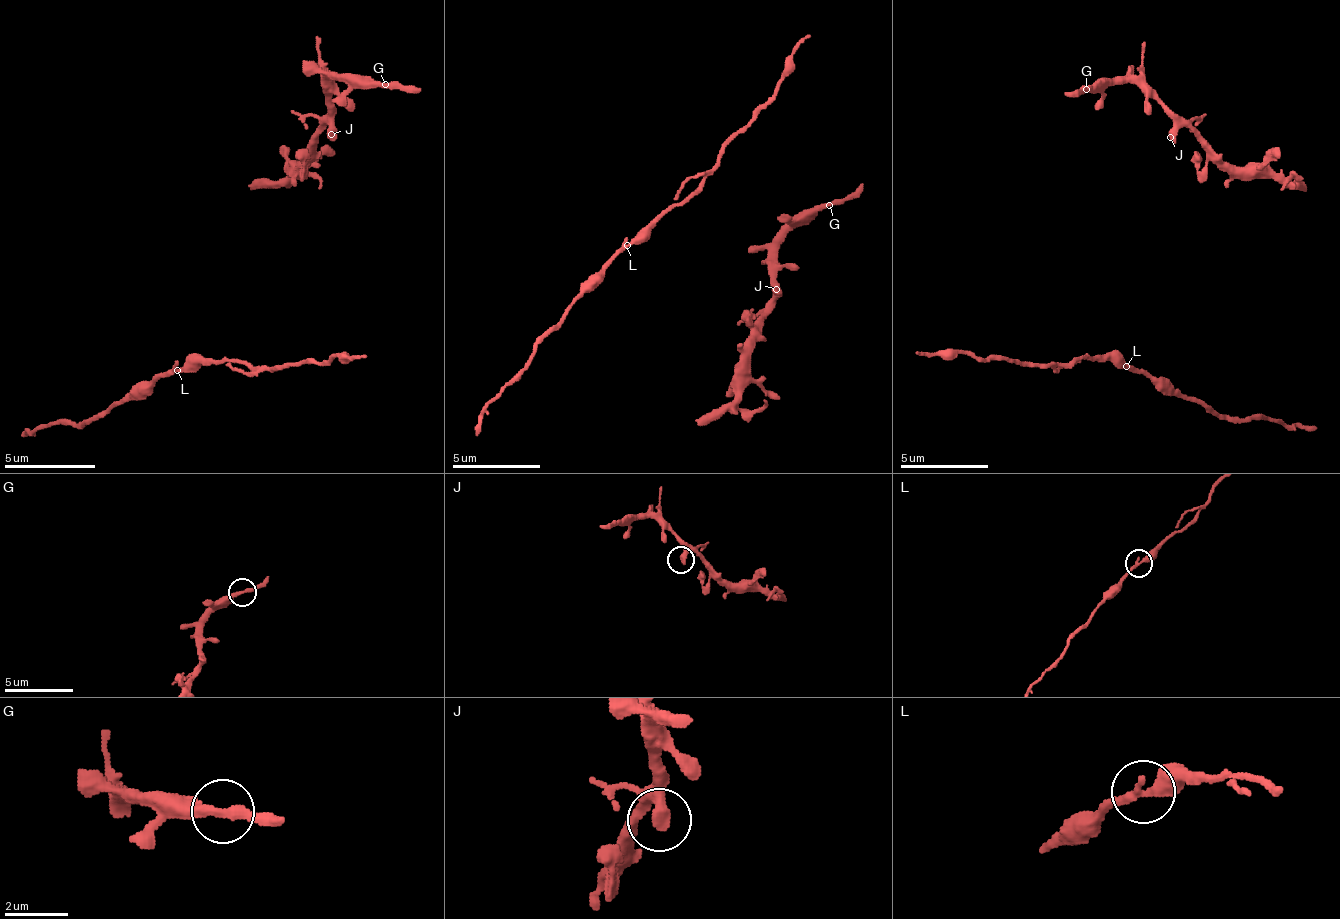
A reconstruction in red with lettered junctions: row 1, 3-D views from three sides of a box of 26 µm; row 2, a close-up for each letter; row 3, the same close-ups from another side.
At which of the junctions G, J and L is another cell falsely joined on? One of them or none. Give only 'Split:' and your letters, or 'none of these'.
Split: none of these

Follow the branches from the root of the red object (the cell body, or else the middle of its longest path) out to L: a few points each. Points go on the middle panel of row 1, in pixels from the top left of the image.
L: (648, 236), (634, 236), (625, 244)

